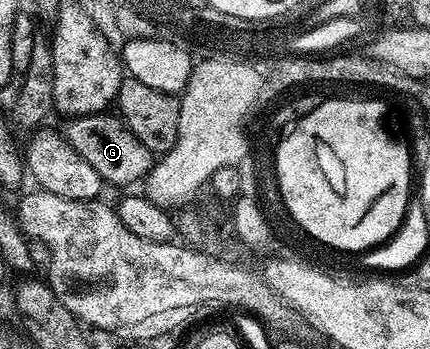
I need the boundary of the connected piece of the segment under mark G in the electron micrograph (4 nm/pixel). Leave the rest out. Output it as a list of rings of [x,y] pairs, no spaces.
[[[109,111],[98,112],[94,116],[79,116],[71,119],[67,128],[64,128],[66,141],[72,146],[72,150],[76,150],[76,154],[80,154],[80,158],[84,158],[84,162],[88,162],[88,166],[92,166],[92,170],[96,170],[96,174],[107,185],[110,184],[134,184],[145,181],[146,175],[154,167],[156,161],[155,153],[148,150],[148,146],[144,146],[144,142],[140,142],[140,138],[136,138],[136,134],[132,134],[132,130],[128,130],[128,126],[122,121],[121,115],[113,114],[110,116]]]

